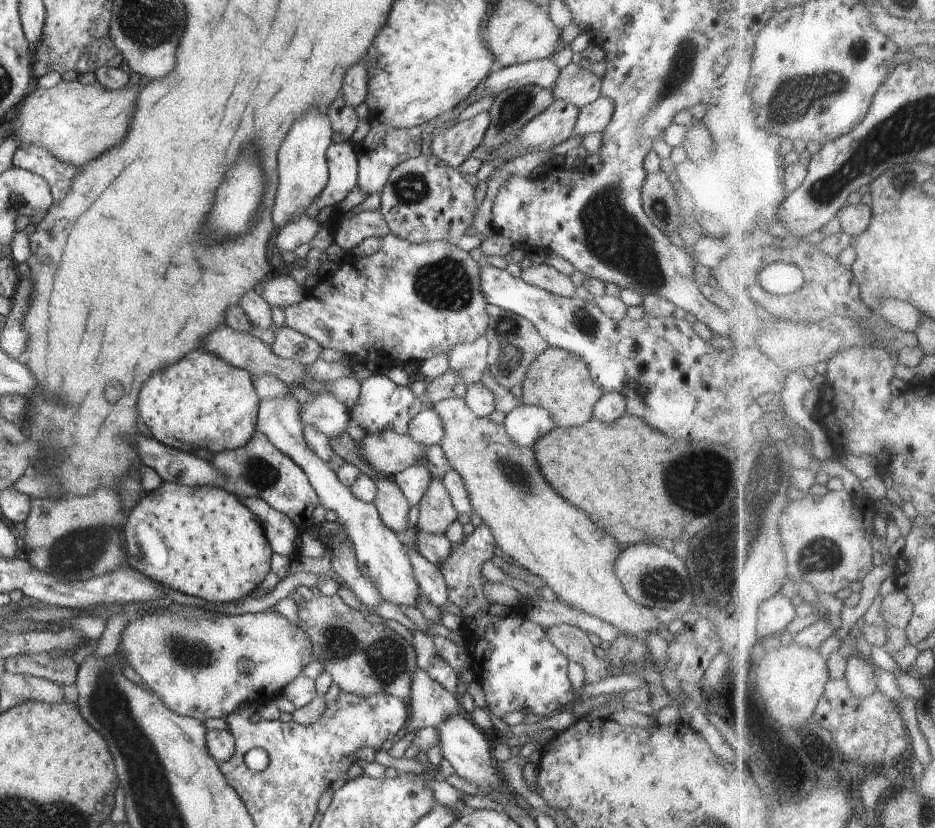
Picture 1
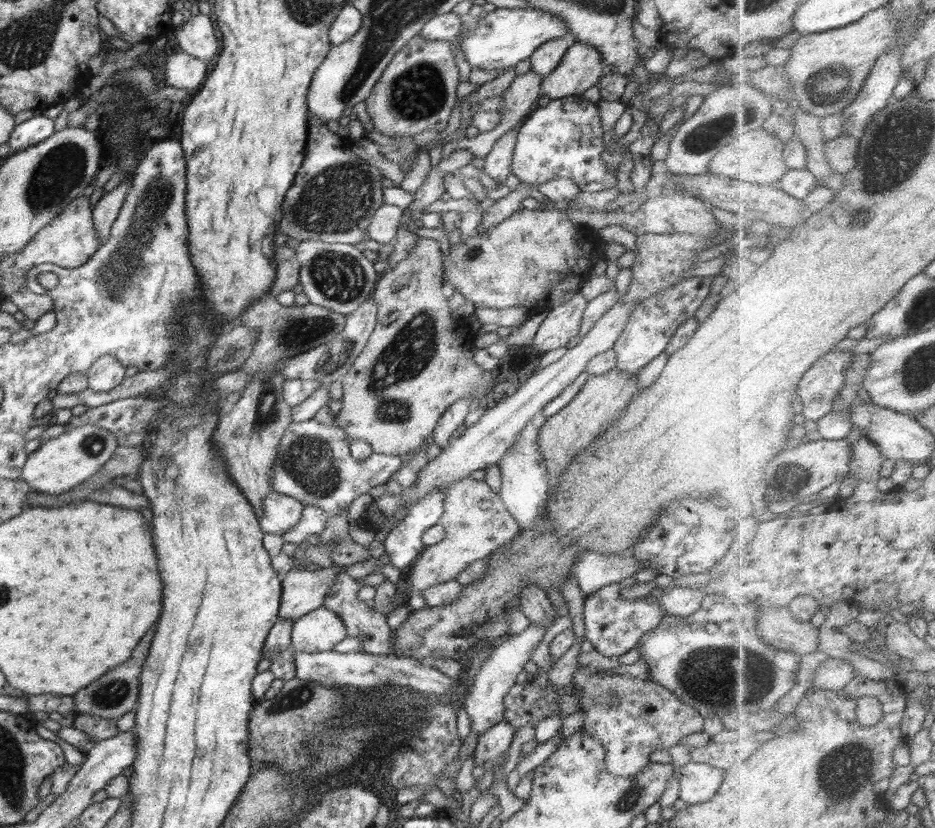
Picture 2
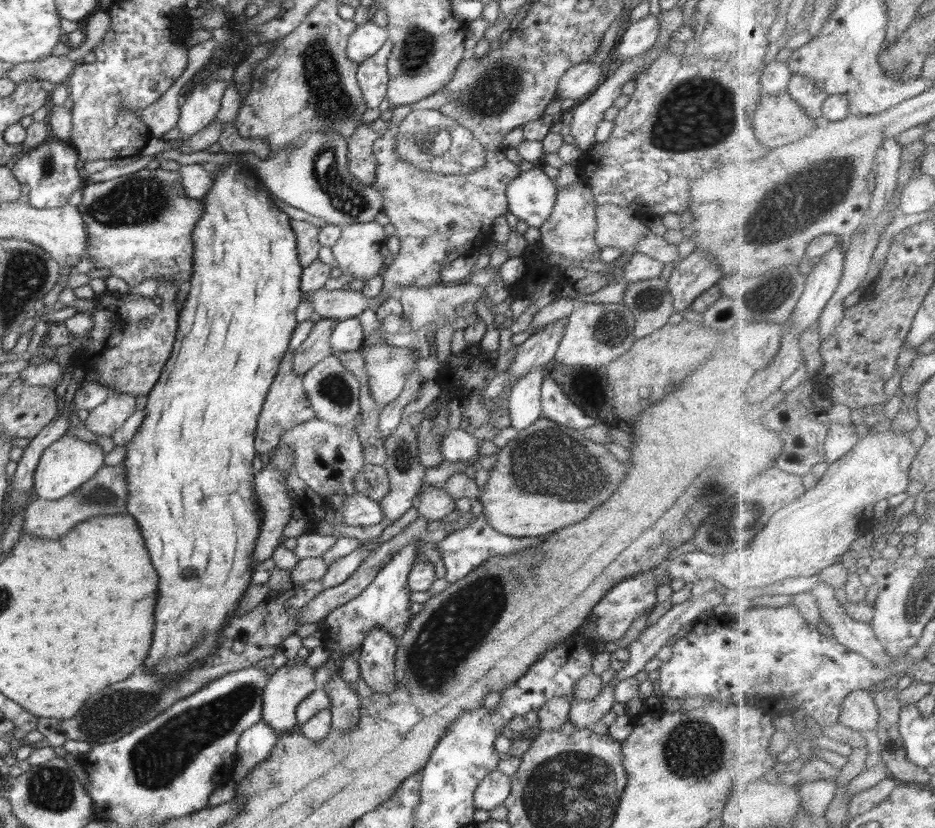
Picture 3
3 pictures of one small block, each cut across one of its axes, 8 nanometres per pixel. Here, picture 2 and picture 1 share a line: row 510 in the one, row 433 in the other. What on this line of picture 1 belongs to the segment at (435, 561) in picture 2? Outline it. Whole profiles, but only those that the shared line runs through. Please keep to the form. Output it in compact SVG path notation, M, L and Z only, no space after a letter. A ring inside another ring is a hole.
M444 399L432 408L443 422L444 434L439 445L448 460L449 468L462 477L473 512L488 525L504 555L513 558L519 567L540 576L560 600L572 604L583 613L613 624L623 632L622 635L646 640L649 632L657 634L660 612L633 601L616 576L615 560L624 546L614 542L604 530L596 530L596 526L582 510L570 506L548 486L535 460L533 448L516 444L502 423L494 423L489 417L477 417L464 399Z

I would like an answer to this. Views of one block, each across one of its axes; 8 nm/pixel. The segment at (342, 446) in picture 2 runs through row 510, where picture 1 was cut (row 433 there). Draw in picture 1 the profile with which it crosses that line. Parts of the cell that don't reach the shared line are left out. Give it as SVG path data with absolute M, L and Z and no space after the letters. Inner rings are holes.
M323 385L308 386L317 396L309 404L300 406L301 421L311 424L328 438L340 436L351 420L350 409L342 404L332 393L322 390Z

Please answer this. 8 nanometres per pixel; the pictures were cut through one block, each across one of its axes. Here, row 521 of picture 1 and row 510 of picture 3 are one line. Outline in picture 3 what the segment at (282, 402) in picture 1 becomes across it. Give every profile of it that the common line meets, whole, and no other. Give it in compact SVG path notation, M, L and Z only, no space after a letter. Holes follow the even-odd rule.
M356 491L336 507L348 526L372 526L384 520L384 512L378 501Z

